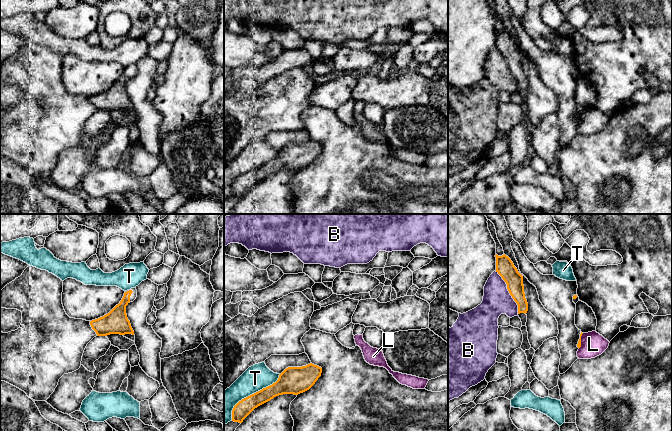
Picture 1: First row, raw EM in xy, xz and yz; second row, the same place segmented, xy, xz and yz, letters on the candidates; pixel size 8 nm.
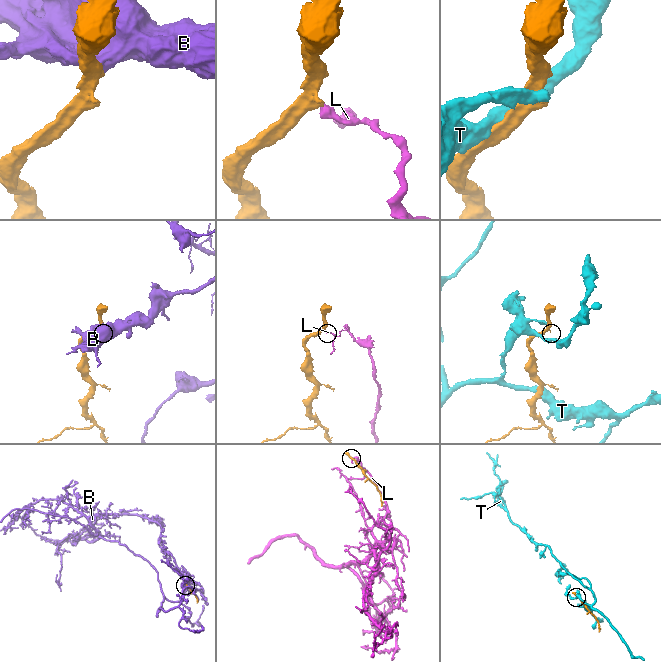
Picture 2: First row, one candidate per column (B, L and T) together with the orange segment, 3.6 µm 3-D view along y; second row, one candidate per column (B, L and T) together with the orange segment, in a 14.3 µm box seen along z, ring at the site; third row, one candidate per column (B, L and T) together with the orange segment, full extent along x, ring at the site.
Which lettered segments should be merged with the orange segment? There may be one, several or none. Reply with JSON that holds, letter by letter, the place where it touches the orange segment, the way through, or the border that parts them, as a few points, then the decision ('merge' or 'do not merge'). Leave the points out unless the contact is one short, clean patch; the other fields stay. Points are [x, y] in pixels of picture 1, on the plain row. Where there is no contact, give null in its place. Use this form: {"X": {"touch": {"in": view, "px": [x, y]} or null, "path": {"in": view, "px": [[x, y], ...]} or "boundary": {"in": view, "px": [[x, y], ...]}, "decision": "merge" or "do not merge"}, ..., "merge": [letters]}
{"B": {"touch": {"in": "yz", "px": [509, 68]}, "boundary": {"in": "yz", "px": [[495, 47], [505, 58], [509, 70], [517, 81], [518, 89]]}, "decision": "do not merge"}, "L": {"touch": {"in": "yz", "px": [580, 117]}, "boundary": {"in": "yz", "px": [[583, 109], [579, 124]]}, "decision": "do not merge"}, "T": {"touch": {"in": "xz", "px": [252, 170]}, "decision": "do not merge"}, "merge": []}

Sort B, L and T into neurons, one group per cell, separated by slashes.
B / L / T

